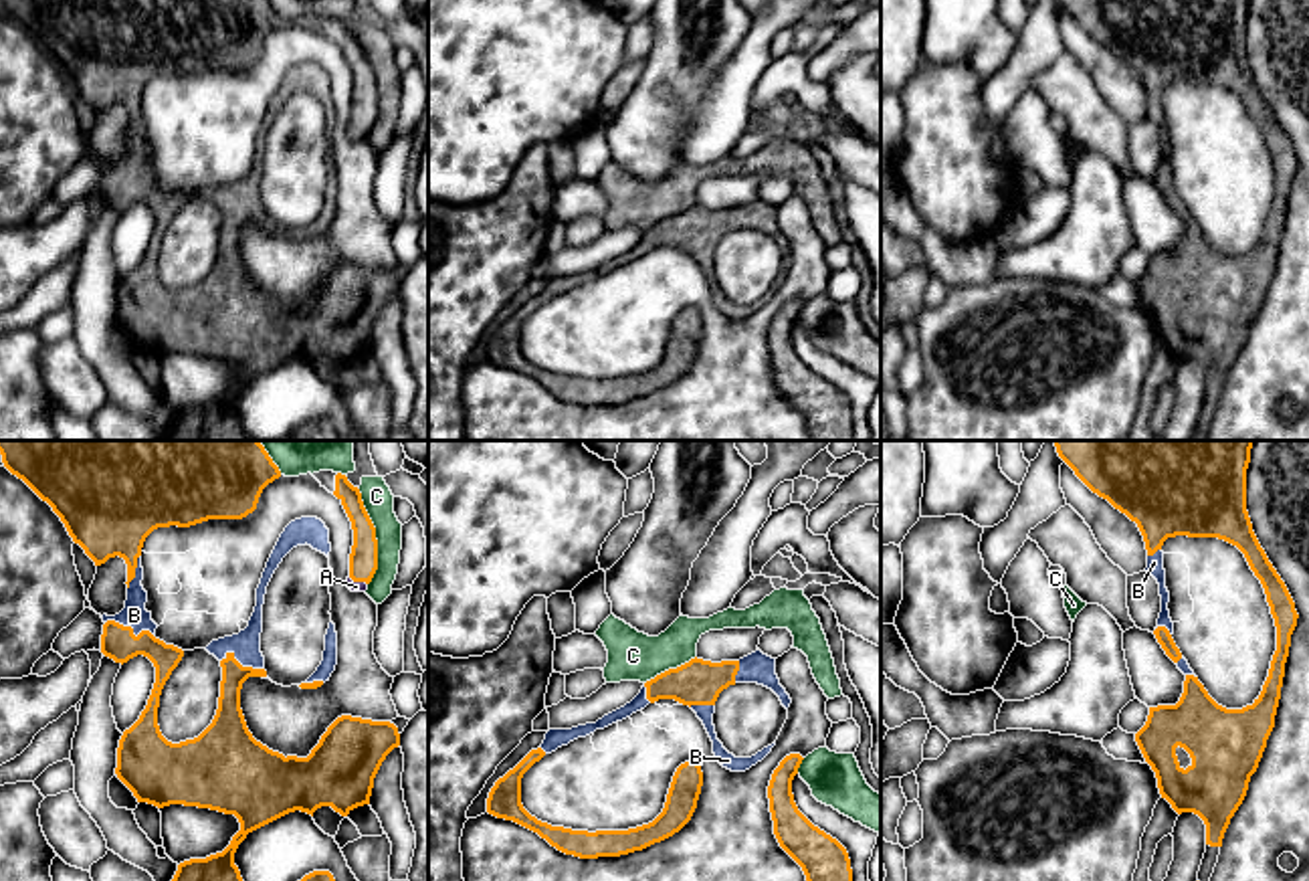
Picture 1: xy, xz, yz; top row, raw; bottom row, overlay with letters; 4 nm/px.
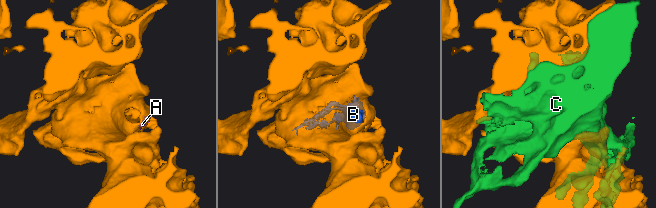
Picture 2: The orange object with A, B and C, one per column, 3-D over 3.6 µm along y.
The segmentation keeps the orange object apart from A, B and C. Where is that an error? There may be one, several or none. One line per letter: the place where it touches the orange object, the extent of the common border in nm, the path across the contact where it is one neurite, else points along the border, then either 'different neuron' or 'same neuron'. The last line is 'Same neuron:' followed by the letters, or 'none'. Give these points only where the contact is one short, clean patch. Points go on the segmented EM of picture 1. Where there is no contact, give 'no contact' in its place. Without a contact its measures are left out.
A: meets orange in xy at (358, 580); contact 90 nm long; runs through xy (364, 552), (358, 580), (356, 586); same neuron
B: meets orange in xy at (132, 629); contact 220 nm long; same neuron
C: meets orange in xy at (374, 538); contact 380 nm long; different neuron
Same neuron: A, B

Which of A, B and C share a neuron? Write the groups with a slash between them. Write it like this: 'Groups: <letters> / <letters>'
Groups: A B / C

